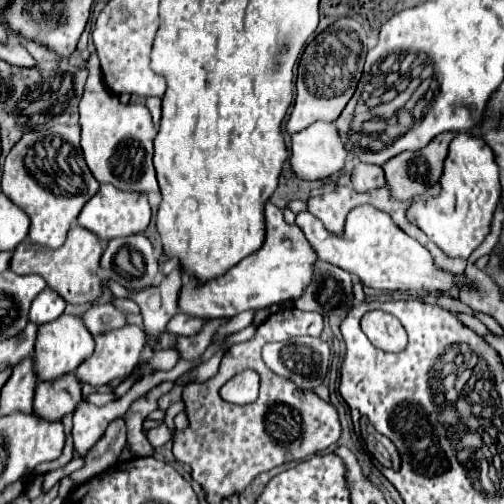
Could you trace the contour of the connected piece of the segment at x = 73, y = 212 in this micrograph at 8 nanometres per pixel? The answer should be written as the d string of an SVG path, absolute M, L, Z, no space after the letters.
M55 125L47 129L45 133L25 133L17 145L7 153L5 165L3 165L3 175L1 175L1 189L3 193L27 213L31 219L31 229L29 229L29 241L47 249L59 249L65 243L65 235L75 223L79 211L83 205L99 191L97 179L91 175L81 147L79 147L79 125Z

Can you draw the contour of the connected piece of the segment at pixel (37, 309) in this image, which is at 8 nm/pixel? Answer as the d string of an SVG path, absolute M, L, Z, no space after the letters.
M45 287L33 299L33 305L31 305L31 311L29 311L29 321L35 323L35 325L43 325L43 323L55 321L63 313L65 305L67 303L61 297L57 297L57 293L53 289Z

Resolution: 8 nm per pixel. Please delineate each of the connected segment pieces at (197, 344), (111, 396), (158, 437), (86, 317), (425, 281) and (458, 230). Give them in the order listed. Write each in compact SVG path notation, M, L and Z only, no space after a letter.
M211 319L211 321L207 321L203 325L201 333L191 335L191 337L179 337L175 349L179 349L181 359L195 359L195 357L199 357L209 347L209 343L211 343L213 335L217 333L217 329L221 325L225 325L225 321L229 321L229 319Z
M99 391L87 397L87 401L91 401L93 405L107 405L111 401L117 401L117 395L113 391Z
M165 423L155 427L155 429L149 429L145 435L147 435L147 441L151 443L151 447L161 447L161 445L165 445L171 439L169 429L165 427Z
M95 303L95 305L91 305L91 307L83 313L81 319L83 319L83 323L85 323L85 327L89 329L91 335L99 335L99 333L103 333L103 331L119 329L119 327L123 327L123 325L127 323L125 313L119 311L119 309L115 309L115 307L109 305L109 303L105 303L105 305Z
M361 205L353 209L347 217L343 235L339 237L327 233L323 223L317 217L313 217L309 211L297 213L295 223L301 227L301 231L305 233L305 237L309 239L309 243L313 245L313 249L323 261L333 263L345 269L347 273L359 277L359 281L371 289L381 289L381 291L421 289L421 291L443 293L449 291L453 283L461 285L465 281L463 275L455 277L451 273L443 273L435 269L429 251L419 241L403 233L387 213L375 209L373 205Z
M457 133L449 145L445 169L441 175L441 195L429 201L415 201L407 209L407 219L415 223L447 257L469 259L469 255L489 235L493 211L499 205L501 185L499 167L493 151L471 133Z

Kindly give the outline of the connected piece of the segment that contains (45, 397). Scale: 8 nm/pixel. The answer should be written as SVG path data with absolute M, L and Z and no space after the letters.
M71 373L57 381L41 381L35 387L33 413L45 421L61 421L67 413L73 413L81 401L81 383Z

